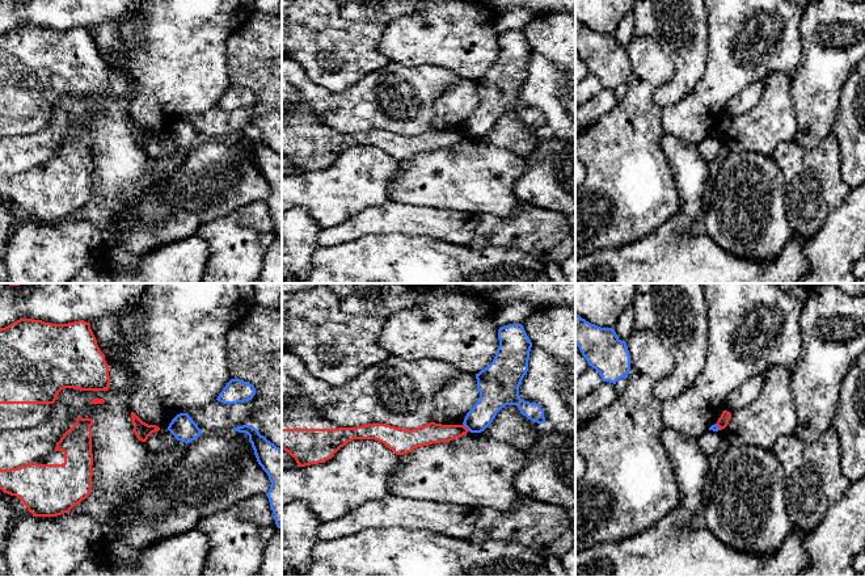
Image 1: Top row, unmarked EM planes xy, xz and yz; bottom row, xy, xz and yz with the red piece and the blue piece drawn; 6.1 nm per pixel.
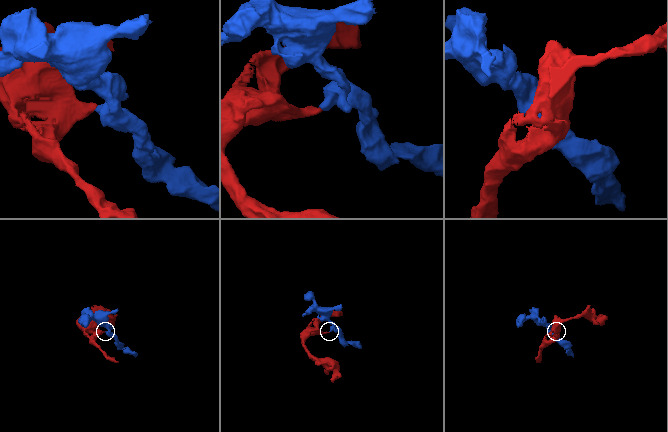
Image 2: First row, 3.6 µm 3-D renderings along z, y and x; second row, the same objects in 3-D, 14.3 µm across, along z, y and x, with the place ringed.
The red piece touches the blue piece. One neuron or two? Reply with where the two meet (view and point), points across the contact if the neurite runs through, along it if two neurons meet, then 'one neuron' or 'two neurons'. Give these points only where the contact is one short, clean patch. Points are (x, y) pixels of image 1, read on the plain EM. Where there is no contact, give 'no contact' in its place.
contact xz (465, 134); border xz (463, 130), (469, 137); two neurons

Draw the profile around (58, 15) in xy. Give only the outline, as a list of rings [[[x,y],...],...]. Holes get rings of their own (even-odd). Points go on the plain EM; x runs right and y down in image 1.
[[[0,0],[0,34],[20,25],[68,30],[121,17],[142,0]]]

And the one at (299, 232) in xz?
[[[300,206],[282,214],[282,279],[303,283],[312,270],[320,227]]]

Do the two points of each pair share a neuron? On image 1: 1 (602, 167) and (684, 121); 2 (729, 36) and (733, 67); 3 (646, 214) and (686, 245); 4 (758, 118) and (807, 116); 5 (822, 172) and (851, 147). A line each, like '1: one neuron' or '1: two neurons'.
1: two neurons
2: one neuron
3: two neurons
4: two neurons
5: two neurons

